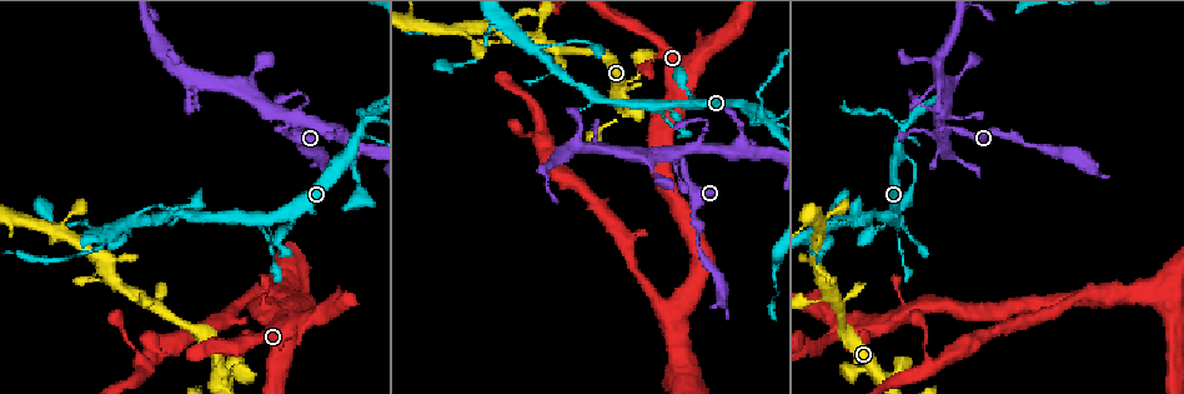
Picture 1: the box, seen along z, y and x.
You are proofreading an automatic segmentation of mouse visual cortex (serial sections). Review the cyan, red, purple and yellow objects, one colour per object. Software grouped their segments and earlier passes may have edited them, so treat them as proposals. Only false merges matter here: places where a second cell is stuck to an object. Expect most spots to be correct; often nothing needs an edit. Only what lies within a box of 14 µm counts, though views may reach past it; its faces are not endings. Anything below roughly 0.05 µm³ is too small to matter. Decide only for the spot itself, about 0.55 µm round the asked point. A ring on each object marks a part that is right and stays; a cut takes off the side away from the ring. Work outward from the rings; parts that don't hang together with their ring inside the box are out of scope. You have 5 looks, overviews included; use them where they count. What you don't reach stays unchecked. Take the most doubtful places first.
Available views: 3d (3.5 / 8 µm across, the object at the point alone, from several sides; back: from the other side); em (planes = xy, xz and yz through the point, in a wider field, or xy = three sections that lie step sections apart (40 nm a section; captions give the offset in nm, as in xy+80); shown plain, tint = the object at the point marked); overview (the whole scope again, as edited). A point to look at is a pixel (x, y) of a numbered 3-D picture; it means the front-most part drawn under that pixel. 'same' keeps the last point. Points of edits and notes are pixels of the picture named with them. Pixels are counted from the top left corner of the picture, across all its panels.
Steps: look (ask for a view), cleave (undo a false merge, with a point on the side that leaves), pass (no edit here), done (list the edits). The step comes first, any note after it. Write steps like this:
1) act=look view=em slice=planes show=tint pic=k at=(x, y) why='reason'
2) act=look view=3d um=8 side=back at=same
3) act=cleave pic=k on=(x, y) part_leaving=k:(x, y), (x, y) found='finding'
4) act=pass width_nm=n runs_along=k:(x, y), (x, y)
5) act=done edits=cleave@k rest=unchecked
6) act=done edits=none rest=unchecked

act=look view=3d um=3.5 pic=1 at=(903, 126) why='looks like a crossing'

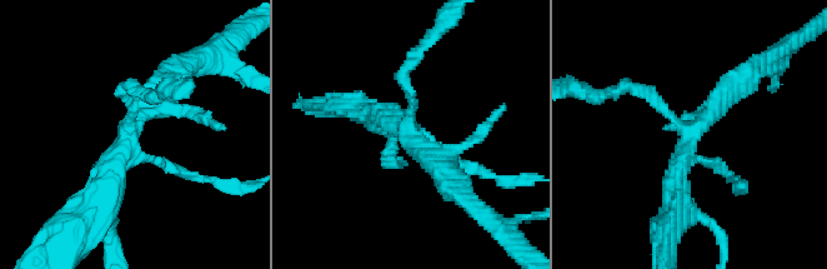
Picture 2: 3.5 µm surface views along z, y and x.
act=look view=em slice=xy step=1 show=tint pic=2 at=(126, 137) why='now the EM'

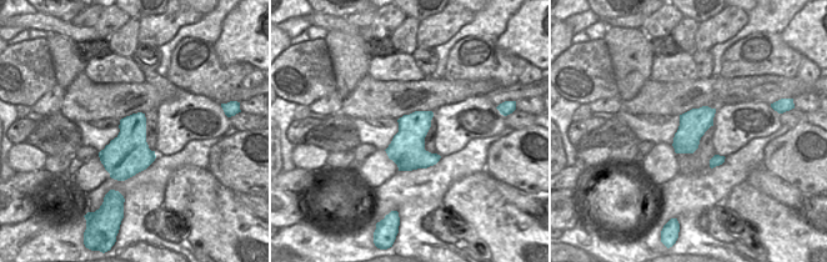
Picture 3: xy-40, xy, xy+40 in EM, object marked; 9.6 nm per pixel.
act=pass width_nm=340 runs_along=2:(98, 208), (128, 126), (170, 85) found='continuous, no second cell'

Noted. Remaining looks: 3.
act=look view=3d um=3.5 pic=1 at=(691, 148) why='sharp bend'

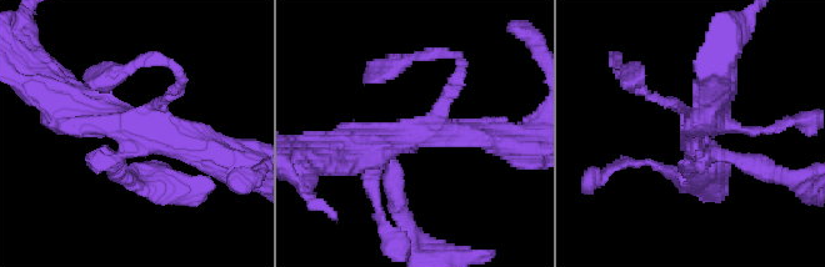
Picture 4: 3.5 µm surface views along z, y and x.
act=look view=em slice=planes show=tint pic=4 at=(130, 135) arms=4 arm_widths_nm=150,250,350,450

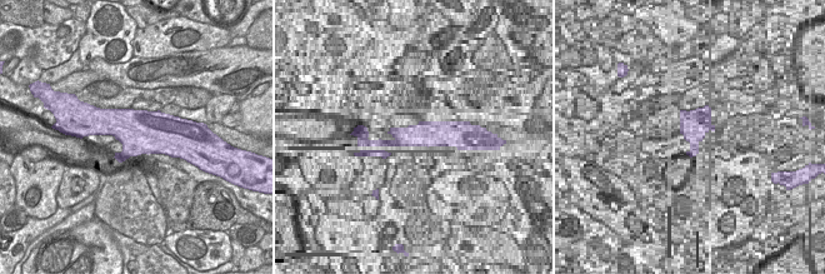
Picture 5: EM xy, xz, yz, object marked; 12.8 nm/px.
act=look view=em slice=xy step=3 show=tint at=same

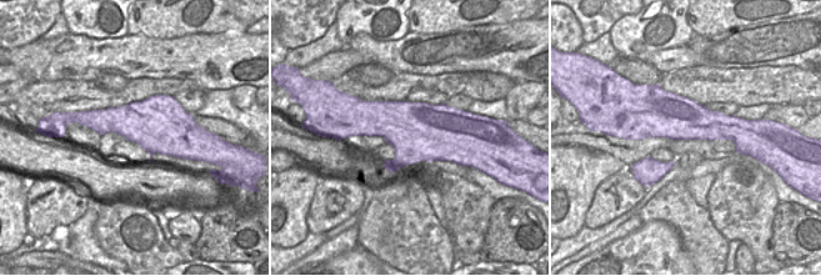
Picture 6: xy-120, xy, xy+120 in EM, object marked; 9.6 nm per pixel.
act=pass runs_along=4:(113, 161), (131, 134), (63, 100) found='one cell here'

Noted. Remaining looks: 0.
act=done edits=none rest=unchecked

